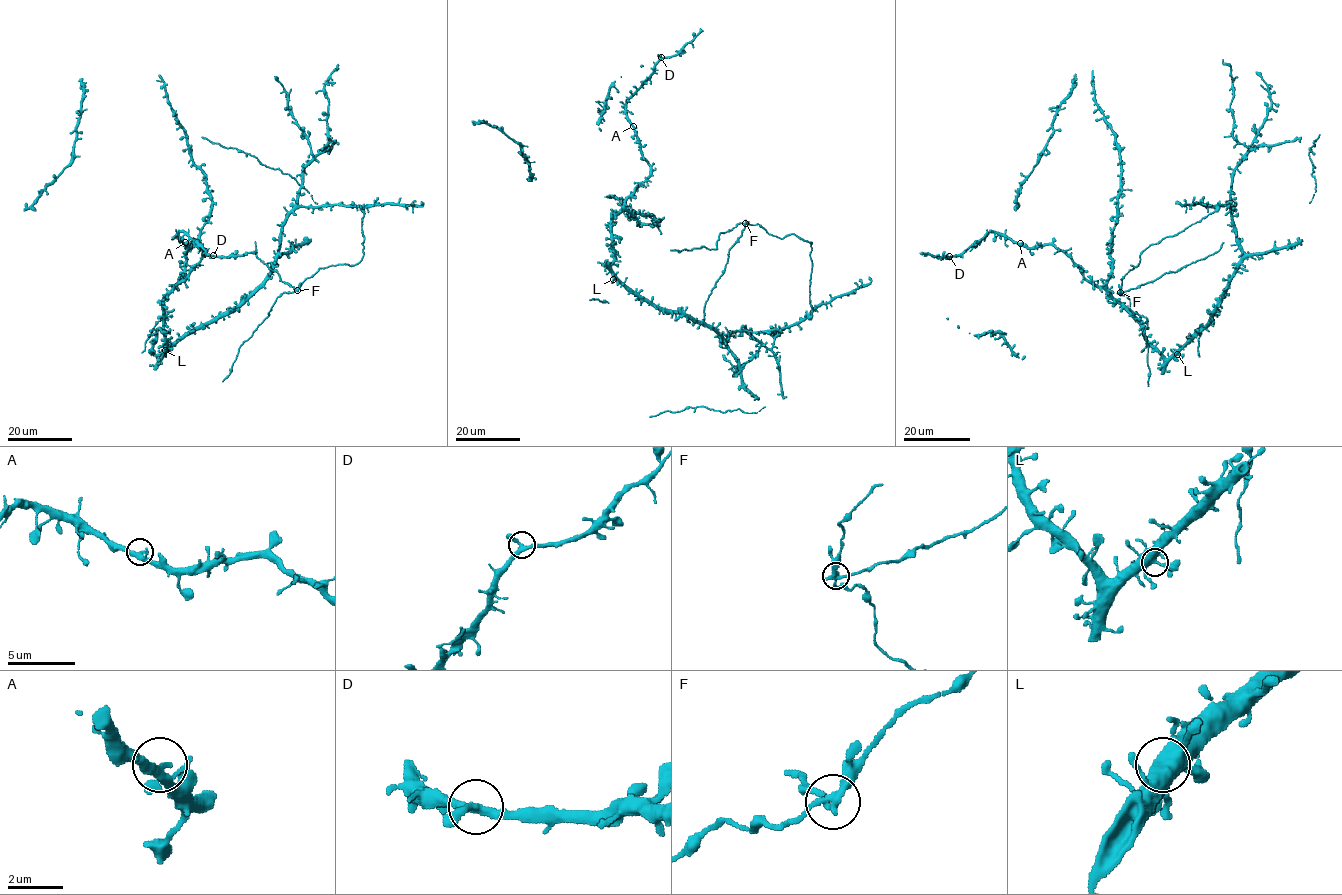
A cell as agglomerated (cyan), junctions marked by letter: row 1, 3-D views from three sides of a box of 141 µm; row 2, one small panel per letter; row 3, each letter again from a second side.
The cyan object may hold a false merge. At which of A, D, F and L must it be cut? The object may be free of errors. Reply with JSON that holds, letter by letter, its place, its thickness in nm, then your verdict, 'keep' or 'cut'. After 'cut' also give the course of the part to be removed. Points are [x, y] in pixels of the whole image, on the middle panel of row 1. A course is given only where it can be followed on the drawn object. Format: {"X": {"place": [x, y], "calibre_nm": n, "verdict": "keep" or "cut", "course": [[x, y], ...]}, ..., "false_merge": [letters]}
{"A": {"place": [633, 126], "calibre_nm": 280, "verdict": "keep"}, "D": {"place": [661, 57], "calibre_nm": 280, "verdict": "keep"}, "F": {"place": [745, 223], "calibre_nm": 260, "verdict": "cut", "course": [[745, 223], [741, 237], [729, 250], [724, 271], [711, 291], [702, 323]]}, "L": {"place": [613, 279], "calibre_nm": 400, "verdict": "keep"}, "false_merge": ["F"]}

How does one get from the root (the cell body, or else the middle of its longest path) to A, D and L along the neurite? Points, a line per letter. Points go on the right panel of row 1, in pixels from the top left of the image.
A: (1187, 342), (1166, 358), (1148, 342), (1144, 328), (1104, 288), (1087, 280), (1064, 252), (1051, 245), (1020, 243)
D: (1187, 342), (1166, 358), (1121, 305), (1051, 245), (1028, 247), (987, 232), (949, 256)
L: (1187, 342), (1177, 354)

